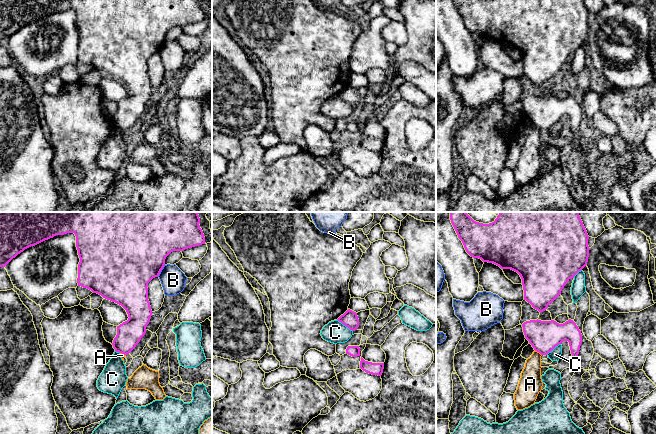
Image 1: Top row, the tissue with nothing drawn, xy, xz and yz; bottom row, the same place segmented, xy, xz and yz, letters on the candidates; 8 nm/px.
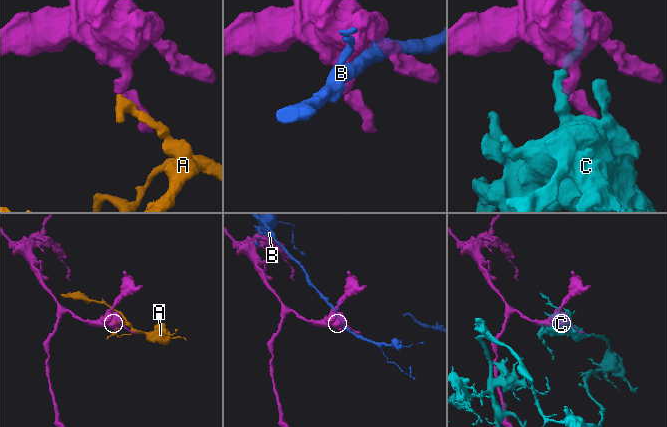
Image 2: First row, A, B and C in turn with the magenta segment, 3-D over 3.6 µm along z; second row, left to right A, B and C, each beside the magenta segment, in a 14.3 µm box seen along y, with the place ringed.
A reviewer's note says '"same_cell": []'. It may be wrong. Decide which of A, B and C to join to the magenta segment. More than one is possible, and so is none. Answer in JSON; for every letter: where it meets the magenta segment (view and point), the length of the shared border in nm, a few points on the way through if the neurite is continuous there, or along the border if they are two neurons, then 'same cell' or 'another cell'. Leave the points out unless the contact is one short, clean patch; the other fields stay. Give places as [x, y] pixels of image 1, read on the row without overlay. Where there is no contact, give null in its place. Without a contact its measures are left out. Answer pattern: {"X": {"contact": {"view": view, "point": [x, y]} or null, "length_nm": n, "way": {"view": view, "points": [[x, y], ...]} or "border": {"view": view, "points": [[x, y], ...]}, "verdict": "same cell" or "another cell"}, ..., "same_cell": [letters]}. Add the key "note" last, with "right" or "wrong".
{"A": {"contact": {"view": "yz", "point": [538, 127]}, "length_nm": 70, "border": {"view": "yz", "points": [[535, 126], [541, 131]]}, "verdict": "another cell"}, "B": {"contact": {"view": "xy", "point": [161, 45]}, "length_nm": 120, "verdict": "another cell"}, "C": {"contact": {"view": "xz", "point": [345, 101]}, "length_nm": 160, "verdict": "another cell"}, "same_cell": [], "note": "right"}

